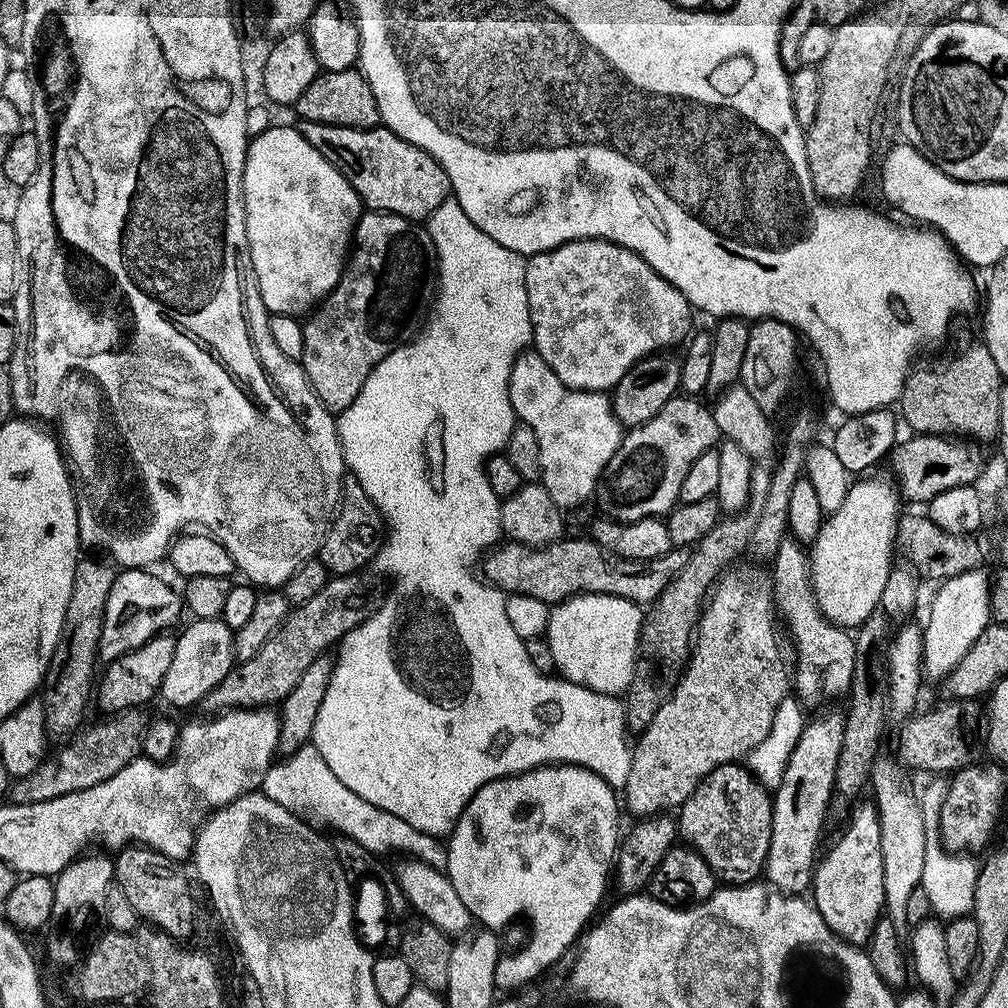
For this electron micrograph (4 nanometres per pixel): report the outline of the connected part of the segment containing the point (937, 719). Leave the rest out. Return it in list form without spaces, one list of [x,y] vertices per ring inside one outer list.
[[[946,704],[932,712],[922,712],[907,717],[901,724],[898,736],[897,759],[901,765],[916,770],[934,772],[930,774],[952,774],[965,767],[973,765],[980,752],[973,736],[968,733],[968,728],[958,714],[958,708],[954,704]]]

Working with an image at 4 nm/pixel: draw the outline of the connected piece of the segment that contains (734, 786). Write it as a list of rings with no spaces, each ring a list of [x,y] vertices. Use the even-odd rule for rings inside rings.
[[[740,762],[718,766],[678,809],[678,836],[702,858],[724,886],[755,884],[770,850],[773,793]]]

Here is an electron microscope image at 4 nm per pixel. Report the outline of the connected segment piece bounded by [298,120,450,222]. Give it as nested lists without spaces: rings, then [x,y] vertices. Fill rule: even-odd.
[[[300,120],[298,131],[304,135],[306,142],[322,154],[335,166],[350,182],[350,186],[360,195],[361,205],[378,212],[393,212],[396,216],[404,216],[413,222],[420,222],[427,218],[444,200],[449,199],[450,189],[446,170],[426,150],[406,142],[389,128],[377,126],[374,128],[343,128],[322,122]]]

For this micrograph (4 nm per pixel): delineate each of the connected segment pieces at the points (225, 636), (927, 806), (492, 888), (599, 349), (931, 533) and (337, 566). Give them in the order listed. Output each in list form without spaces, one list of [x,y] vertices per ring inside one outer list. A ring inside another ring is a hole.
[[[223,620],[191,621],[192,625],[176,636],[174,646],[174,658],[170,661],[170,670],[166,670],[166,678],[162,678],[162,686],[159,695],[164,696],[168,704],[176,708],[188,708],[191,704],[199,705],[214,686],[226,678],[234,667],[234,632],[227,628]]]
[[[934,778],[918,798],[923,814],[923,828],[926,830],[926,857],[923,862],[920,887],[929,895],[933,913],[942,920],[956,919],[969,915],[973,908],[974,886],[977,884],[979,867],[973,857],[963,853],[953,853],[940,840],[940,814],[948,793],[945,779]]]
[[[543,764],[540,768],[531,768],[528,772],[520,772],[516,776],[503,776],[486,786],[482,786],[470,798],[466,810],[456,820],[456,828],[446,840],[446,849],[448,851],[448,867],[446,871],[450,882],[454,886],[454,890],[458,890],[458,898],[462,898],[462,902],[468,908],[469,914],[479,923],[481,920],[484,923],[481,925],[485,929],[503,929],[517,918],[520,918],[520,915],[528,916],[529,921],[527,920],[527,923],[530,925],[530,935],[527,937],[523,947],[515,954],[512,954],[509,960],[506,960],[506,958],[498,960],[494,970],[495,987],[497,989],[512,988],[508,990],[520,990],[525,986],[531,985],[531,980],[535,976],[542,975],[546,970],[548,972],[558,957],[567,948],[571,948],[577,943],[578,937],[585,931],[589,921],[593,919],[592,911],[599,906],[600,899],[604,896],[604,887],[610,884],[610,869],[613,867],[614,857],[618,851],[618,832],[616,836],[616,827],[620,824],[620,816],[616,813],[616,804],[618,808],[618,796],[614,789],[601,776],[594,774],[588,768],[581,768],[578,764]]]
[[[573,240],[549,252],[527,257],[524,273],[528,304],[533,313],[539,314],[534,320],[535,327],[548,328],[545,332],[535,333],[535,351],[550,365],[554,374],[562,378],[567,388],[611,389],[623,373],[632,369],[632,365],[653,352],[671,349],[671,344],[689,335],[688,323],[694,312],[687,298],[629,248],[620,248],[607,240]],[[592,364],[600,365],[592,372]]]
[[[920,512],[920,514],[899,515],[898,525],[896,527],[896,548],[910,560],[909,565],[919,572],[924,579],[930,578],[935,582],[943,582],[950,577],[956,577],[958,574],[969,572],[970,569],[979,567],[984,561],[986,550],[980,536],[954,535],[942,530],[934,521]]]
[[[348,474],[344,478],[344,491],[340,497],[340,506],[322,542],[318,559],[324,564],[325,570],[332,576],[351,576],[359,573],[363,564],[368,565],[375,559],[376,551],[386,539],[386,525],[380,517],[380,511],[374,502],[362,490],[358,478]]]

